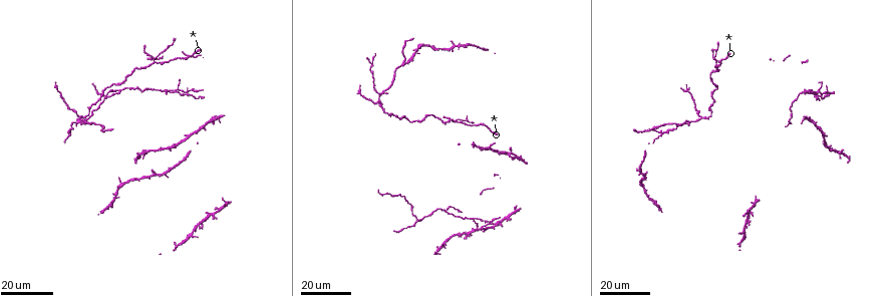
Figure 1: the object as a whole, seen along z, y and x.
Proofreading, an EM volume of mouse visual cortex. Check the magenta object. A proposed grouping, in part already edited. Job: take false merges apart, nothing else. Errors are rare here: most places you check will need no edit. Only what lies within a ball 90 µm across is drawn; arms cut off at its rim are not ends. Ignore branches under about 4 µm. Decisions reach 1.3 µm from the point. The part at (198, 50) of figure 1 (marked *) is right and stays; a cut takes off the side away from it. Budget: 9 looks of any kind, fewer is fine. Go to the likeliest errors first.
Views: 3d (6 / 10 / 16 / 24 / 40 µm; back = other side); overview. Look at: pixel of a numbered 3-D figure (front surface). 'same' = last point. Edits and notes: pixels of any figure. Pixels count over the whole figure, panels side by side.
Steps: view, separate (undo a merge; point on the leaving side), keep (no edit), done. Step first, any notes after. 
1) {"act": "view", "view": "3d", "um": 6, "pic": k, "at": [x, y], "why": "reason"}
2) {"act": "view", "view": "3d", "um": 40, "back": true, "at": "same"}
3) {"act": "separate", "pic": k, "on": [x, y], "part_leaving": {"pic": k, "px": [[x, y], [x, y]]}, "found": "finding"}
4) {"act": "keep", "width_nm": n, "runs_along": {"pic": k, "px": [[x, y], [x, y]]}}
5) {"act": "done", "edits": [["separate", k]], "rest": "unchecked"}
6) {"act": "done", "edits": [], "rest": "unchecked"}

{"act": "view", "view": "3d", "um": 16, "pic": 1, "at": [377, 94], "why": "four or more arms meet"}

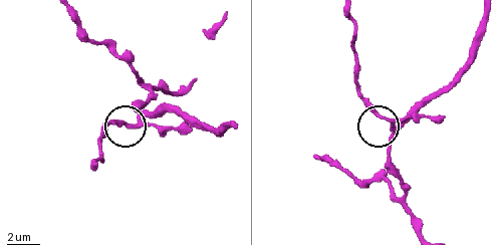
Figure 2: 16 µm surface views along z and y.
{"act": "view", "view": "3d", "um": 6, "pic": 2, "at": [394, 122]}

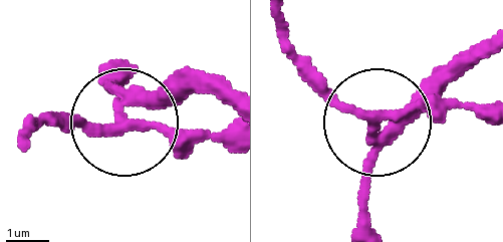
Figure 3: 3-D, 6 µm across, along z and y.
{"act": "separate", "pic": 3, "on": [170, 92], "arms": 4, "part_leaving": {"pic": 3, "px": [[128, 95], [232, 95]]}, "found": "a second neuron is stuck on"}

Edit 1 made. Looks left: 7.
{"act": "view", "view": "3d", "um": 24, "pic": 1, "at": [155, 62], "why": "branch point"}

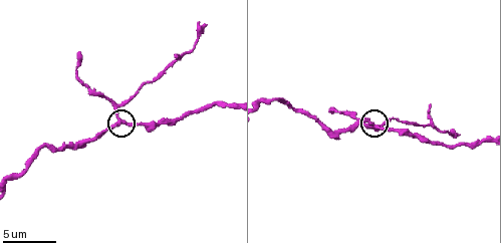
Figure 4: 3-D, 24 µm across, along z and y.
{"act": "view", "view": "3d", "um": 6, "pic": 4, "at": [373, 124]}

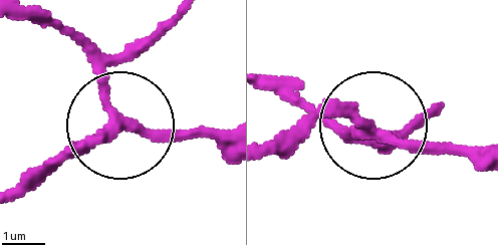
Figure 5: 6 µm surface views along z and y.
{"act": "keep", "runs_along": {"pic": 5, "px": [[225, 134], [139, 134], [120, 123], [106, 79], [136, 39]]}, "found": "all the same neuron"}

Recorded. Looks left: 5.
{"act": "view", "view": "3d", "um": 24, "pic": 1, "at": [174, 90], "why": "small branch off a trunk"}

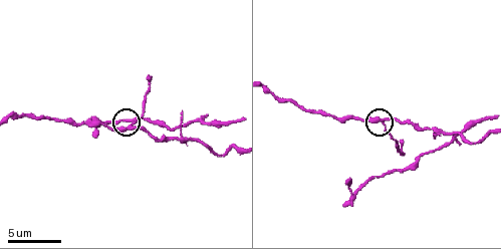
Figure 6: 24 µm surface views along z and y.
{"act": "view", "view": "3d", "um": 6, "pic": 6, "at": [383, 120]}

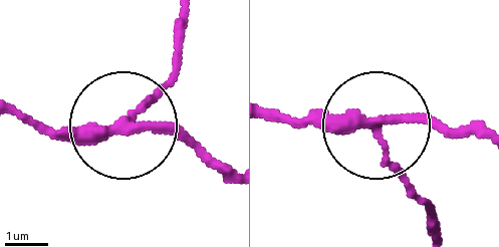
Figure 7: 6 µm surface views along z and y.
{"act": "view", "view": "3d", "um": 6, "back": true, "pic": 7, "at": [377, 125], "why": "from behind"}

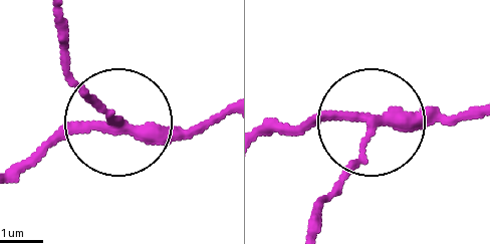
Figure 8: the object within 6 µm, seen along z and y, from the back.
{"act": "keep", "side_arm_um": 8, "found": "one neuron here"}

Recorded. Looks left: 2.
{"act": "done", "edits": [["separate", 3]], "rest": "unchecked"}

